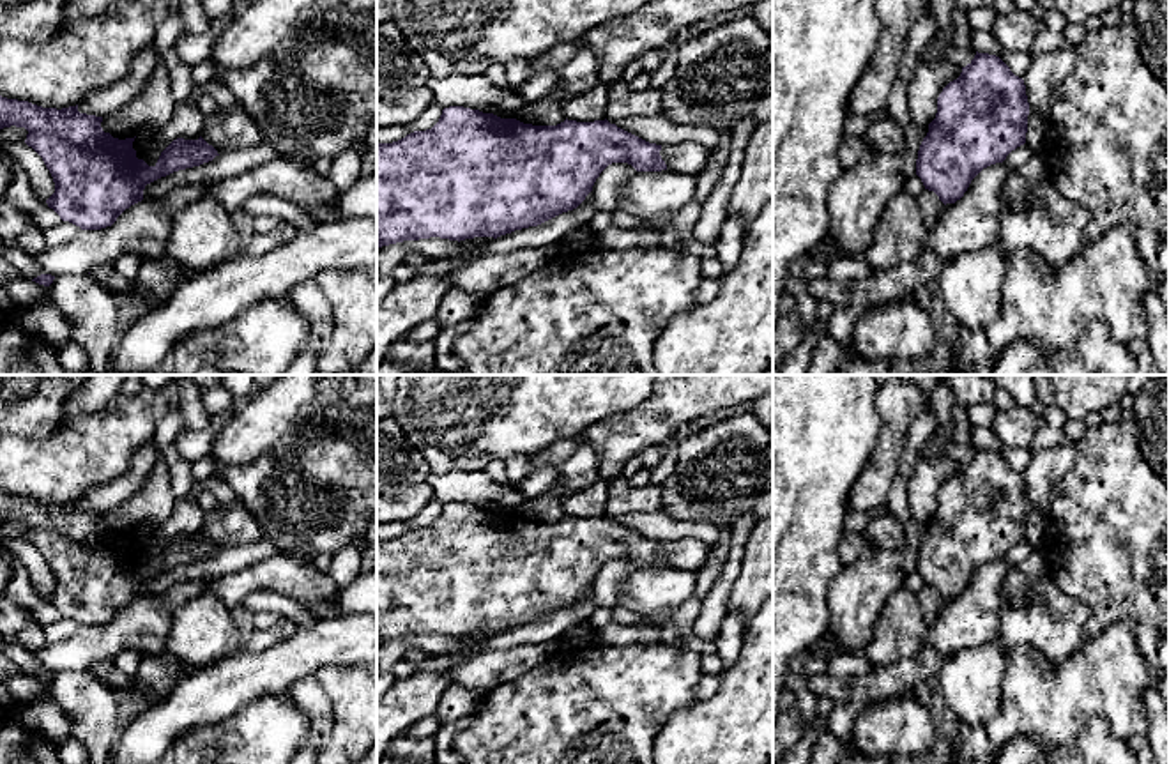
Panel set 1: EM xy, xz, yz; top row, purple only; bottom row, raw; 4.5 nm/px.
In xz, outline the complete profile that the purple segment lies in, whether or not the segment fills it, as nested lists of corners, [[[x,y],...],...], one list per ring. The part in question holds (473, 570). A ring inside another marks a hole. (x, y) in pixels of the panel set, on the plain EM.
[[[463,502],[444,504],[432,525],[414,527],[393,539],[377,538],[377,644],[430,633],[458,638],[474,633],[497,635],[538,623],[577,605],[612,559],[628,559],[637,568],[667,566],[660,546],[661,541],[649,539],[607,515],[594,518],[566,515],[557,522],[532,522]]]

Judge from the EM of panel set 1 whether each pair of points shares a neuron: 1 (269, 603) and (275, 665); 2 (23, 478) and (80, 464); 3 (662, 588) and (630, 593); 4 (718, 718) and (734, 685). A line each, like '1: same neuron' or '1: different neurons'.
1: different neurons
2: same neuron
3: same neuron
4: same neuron

